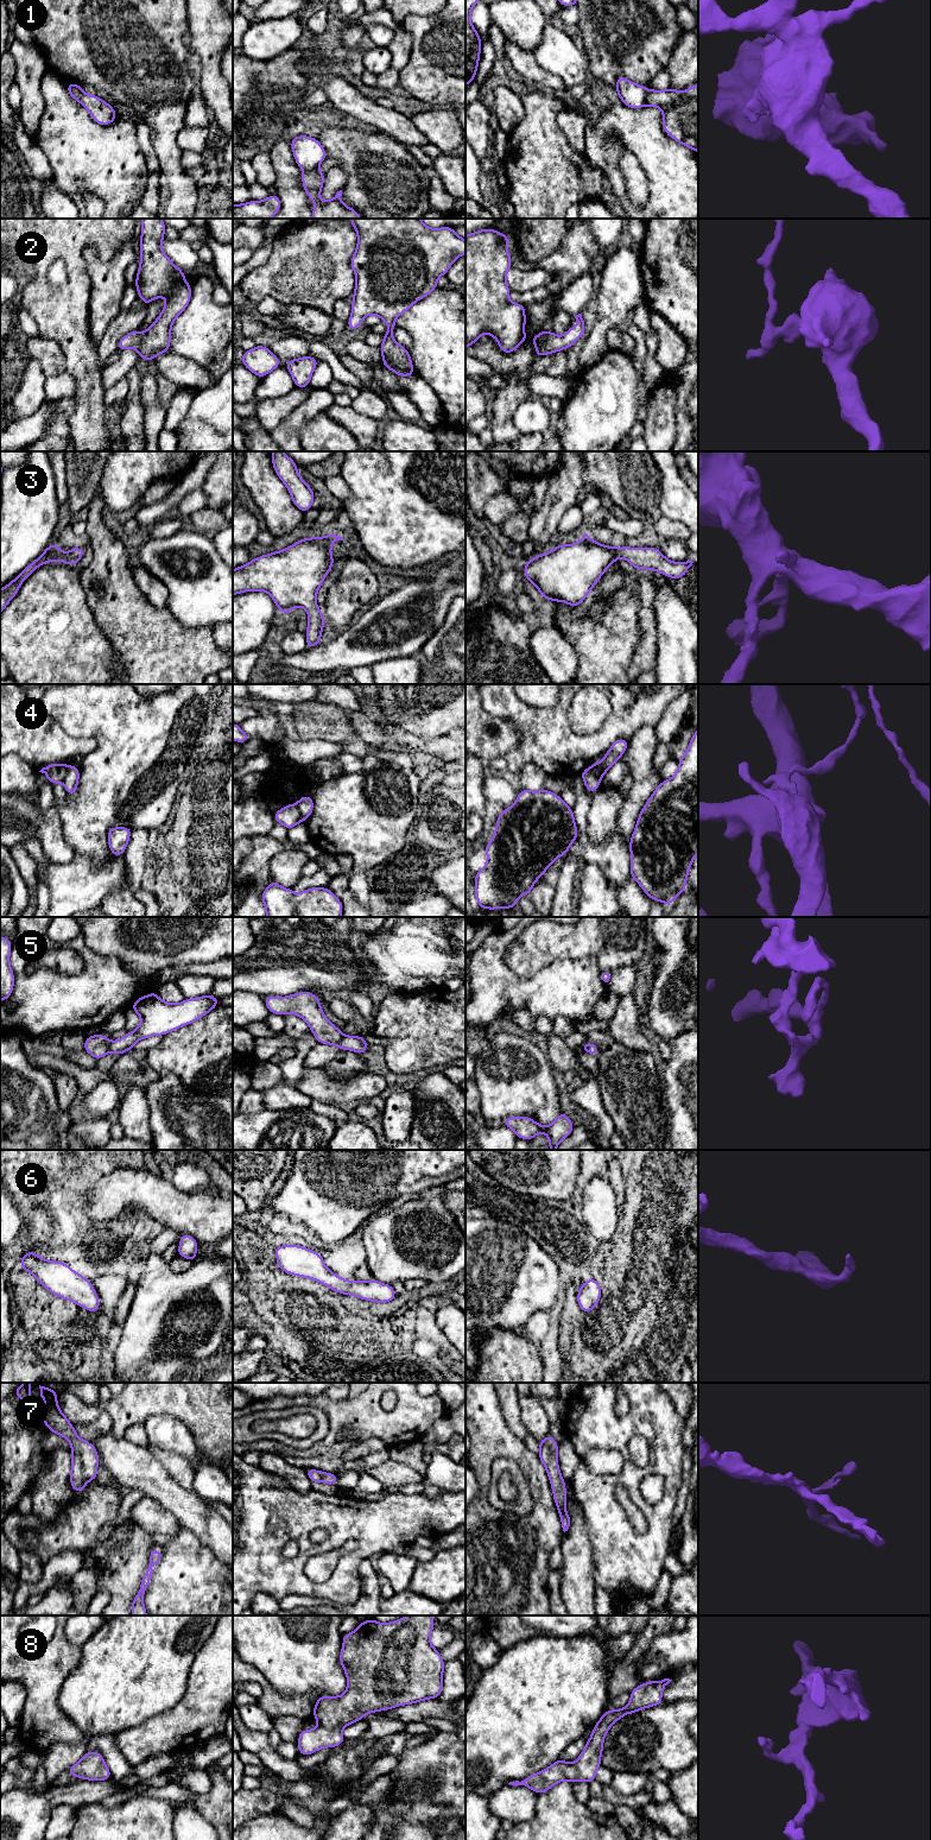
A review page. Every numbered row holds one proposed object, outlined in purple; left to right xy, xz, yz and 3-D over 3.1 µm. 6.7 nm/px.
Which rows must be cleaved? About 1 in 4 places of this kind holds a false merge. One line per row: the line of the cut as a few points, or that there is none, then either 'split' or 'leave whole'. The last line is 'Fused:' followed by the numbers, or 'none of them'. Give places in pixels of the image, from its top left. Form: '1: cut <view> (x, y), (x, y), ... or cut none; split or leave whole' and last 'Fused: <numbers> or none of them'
1: cut yz (648, 90), (644, 105); split
2: cut none; leave whole
3: cut none; leave whole
4: cut xy (68, 765), (62, 782); split
5: cut xy (111, 1042), (107, 1051); split
6: cut none; leave whole
7: cut none; leave whole
8: cut none; leave whole
Fused: 1, 4, 5

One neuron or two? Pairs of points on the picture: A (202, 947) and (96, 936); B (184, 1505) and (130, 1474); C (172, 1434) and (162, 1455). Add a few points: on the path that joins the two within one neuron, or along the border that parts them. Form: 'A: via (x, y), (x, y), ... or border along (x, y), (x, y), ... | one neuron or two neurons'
A: via (176, 956), (165, 959), (122, 947) | one neuron
B: via (171, 1496), (147, 1474), (143, 1474) | one neuron
C: border along (149, 1443), (182, 1454), (190, 1461) | two neurons

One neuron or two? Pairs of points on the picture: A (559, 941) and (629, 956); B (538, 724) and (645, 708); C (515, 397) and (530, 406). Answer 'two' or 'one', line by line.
A: one
B: one
C: two

